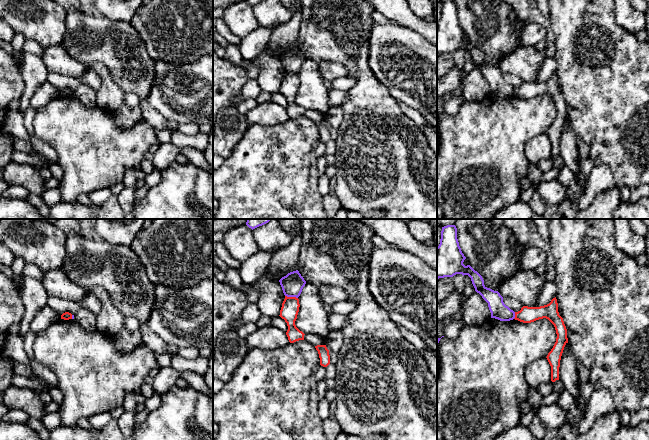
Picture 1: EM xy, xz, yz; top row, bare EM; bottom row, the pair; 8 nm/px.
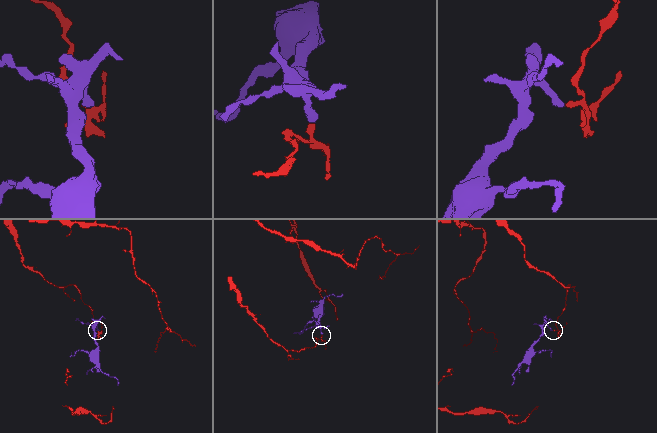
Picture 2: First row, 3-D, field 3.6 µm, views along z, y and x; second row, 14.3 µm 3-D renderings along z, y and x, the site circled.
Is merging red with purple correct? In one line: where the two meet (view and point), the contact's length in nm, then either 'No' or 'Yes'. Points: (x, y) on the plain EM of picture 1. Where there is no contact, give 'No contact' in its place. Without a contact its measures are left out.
Touches red at xz (291, 73). Shared border 110 nm. No

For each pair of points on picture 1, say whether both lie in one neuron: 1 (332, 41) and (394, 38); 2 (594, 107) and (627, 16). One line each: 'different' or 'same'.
1: different
2: different

